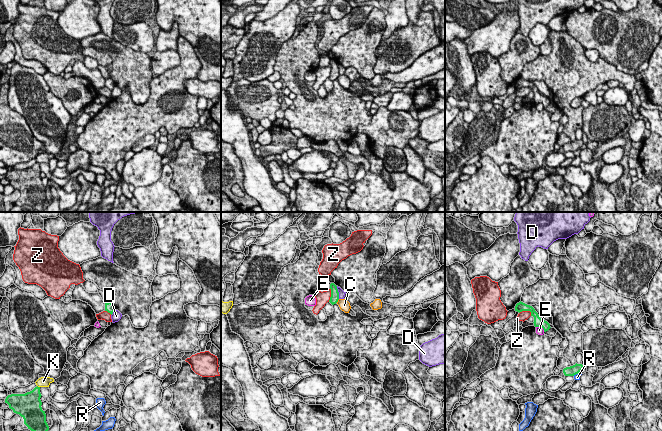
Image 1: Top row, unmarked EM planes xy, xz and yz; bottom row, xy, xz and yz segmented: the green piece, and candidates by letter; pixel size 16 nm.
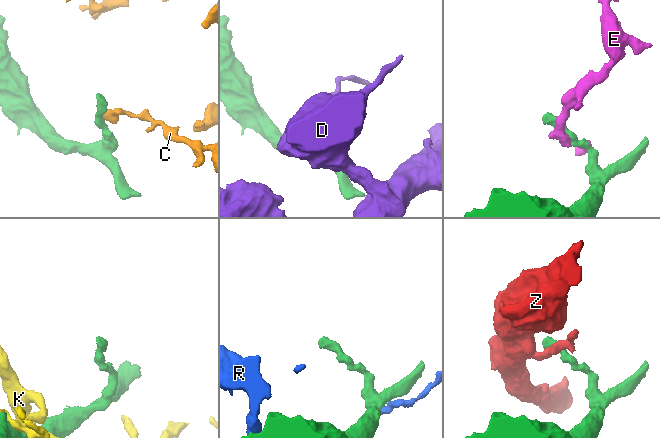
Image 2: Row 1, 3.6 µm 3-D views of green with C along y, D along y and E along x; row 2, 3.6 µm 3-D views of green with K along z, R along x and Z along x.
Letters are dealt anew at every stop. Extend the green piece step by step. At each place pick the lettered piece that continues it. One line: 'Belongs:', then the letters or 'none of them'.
Belongs: none of them

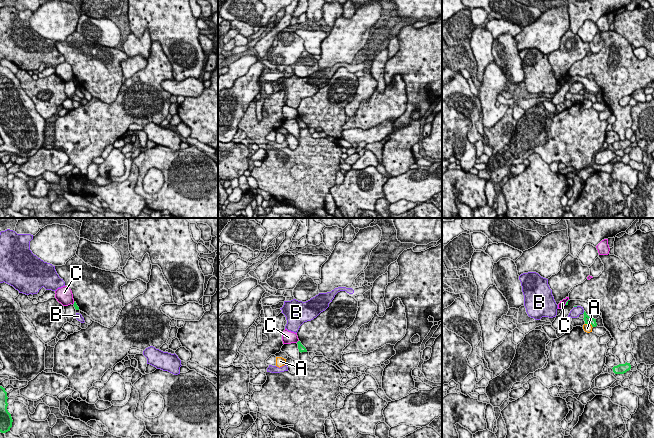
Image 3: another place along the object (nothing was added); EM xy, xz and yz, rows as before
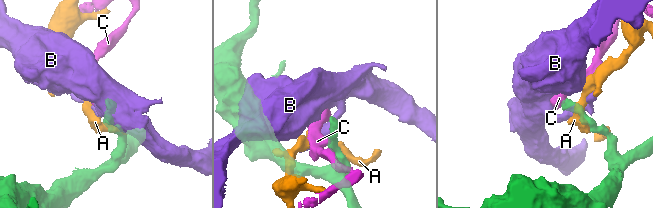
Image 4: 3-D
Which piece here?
Belongs: none of them

